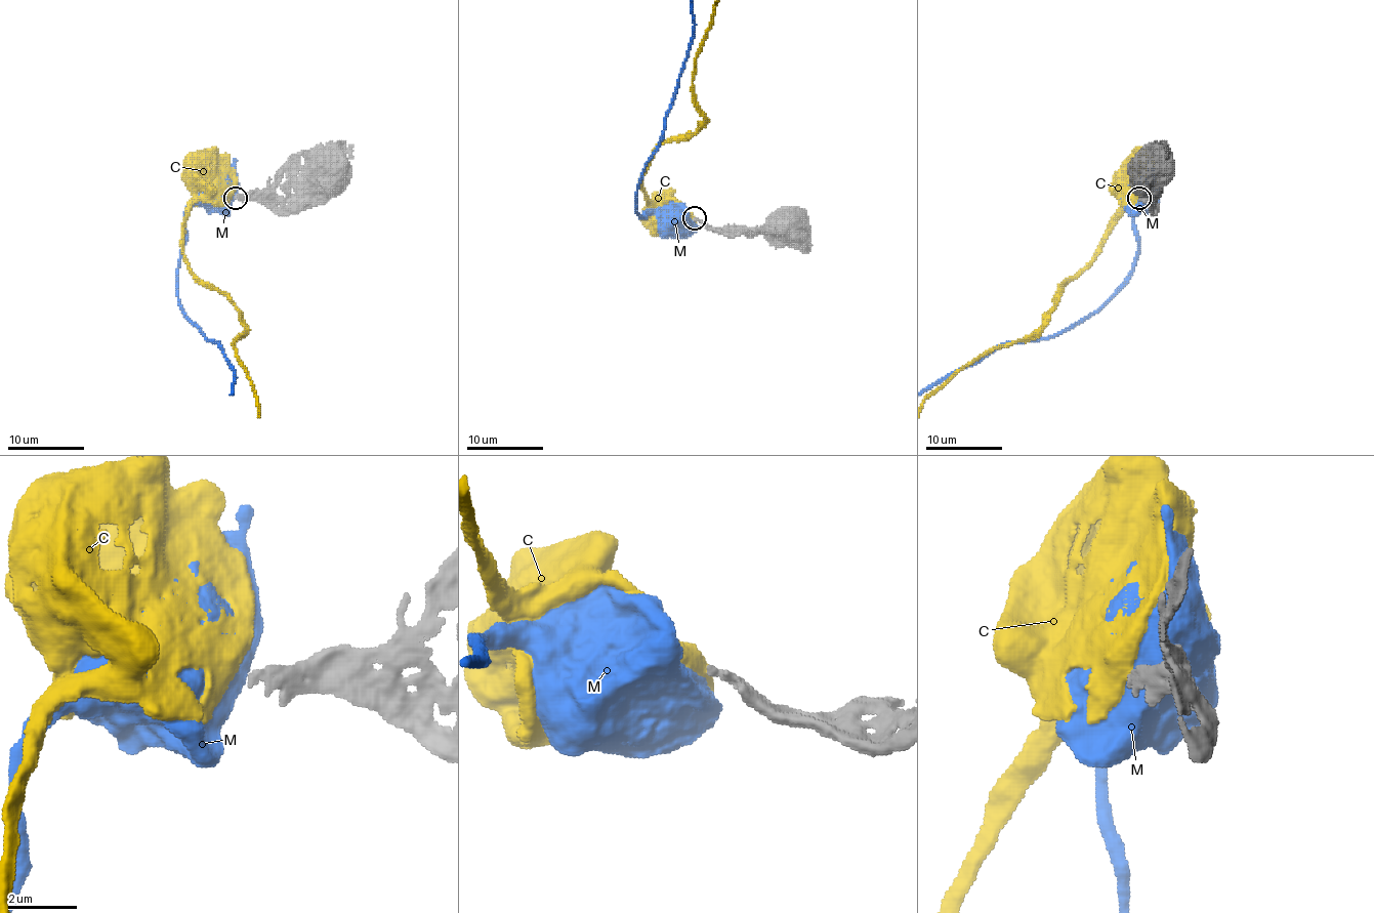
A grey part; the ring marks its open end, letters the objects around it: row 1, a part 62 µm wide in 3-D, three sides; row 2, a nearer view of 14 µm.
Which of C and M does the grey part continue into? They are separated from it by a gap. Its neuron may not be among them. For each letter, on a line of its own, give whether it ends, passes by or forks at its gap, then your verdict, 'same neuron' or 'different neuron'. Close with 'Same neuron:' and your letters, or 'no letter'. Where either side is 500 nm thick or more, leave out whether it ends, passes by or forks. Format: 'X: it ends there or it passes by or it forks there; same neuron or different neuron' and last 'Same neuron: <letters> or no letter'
C: different neuron
M: different neuron
Same neuron: no letter

